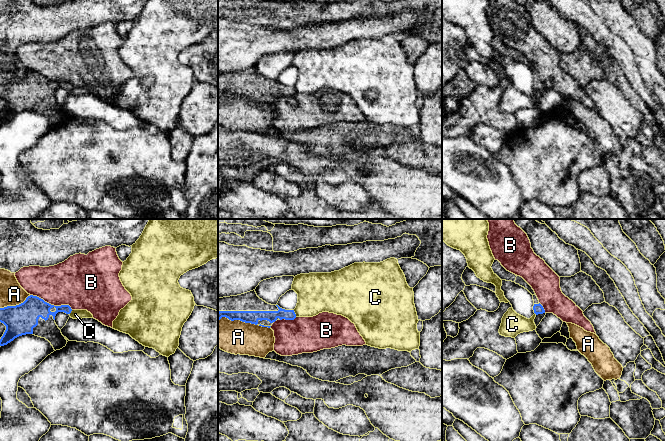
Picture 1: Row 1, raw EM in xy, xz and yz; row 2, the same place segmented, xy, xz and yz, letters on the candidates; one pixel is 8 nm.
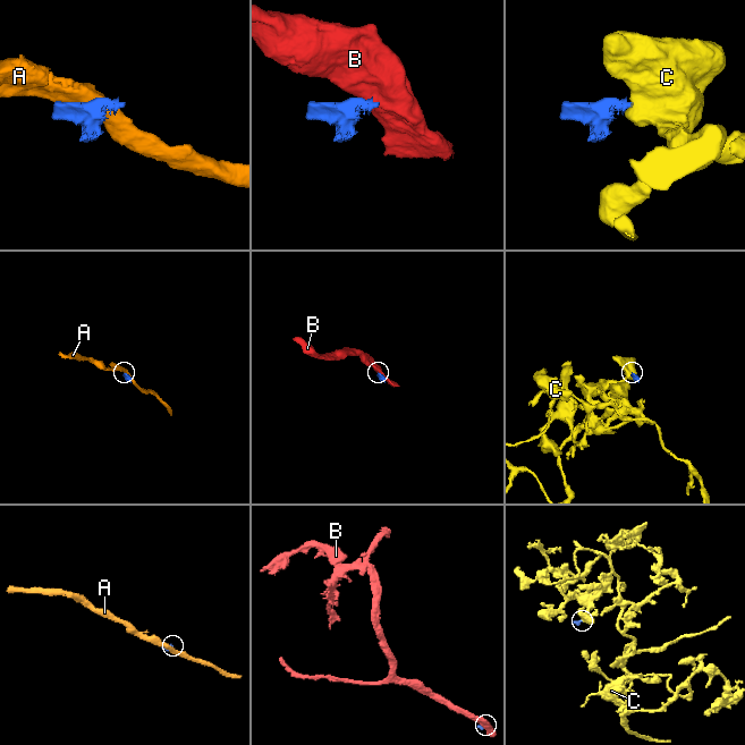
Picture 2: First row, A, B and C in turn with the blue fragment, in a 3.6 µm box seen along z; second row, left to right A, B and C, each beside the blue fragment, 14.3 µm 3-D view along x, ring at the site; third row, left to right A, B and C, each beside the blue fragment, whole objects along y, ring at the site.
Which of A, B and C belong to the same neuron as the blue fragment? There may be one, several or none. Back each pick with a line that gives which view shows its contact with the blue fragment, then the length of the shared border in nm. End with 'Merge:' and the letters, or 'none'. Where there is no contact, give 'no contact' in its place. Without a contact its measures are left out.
Merge: none

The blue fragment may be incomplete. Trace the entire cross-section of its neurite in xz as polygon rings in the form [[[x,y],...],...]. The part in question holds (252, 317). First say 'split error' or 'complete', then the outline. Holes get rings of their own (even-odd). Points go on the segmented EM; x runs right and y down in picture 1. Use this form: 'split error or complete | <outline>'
split error | [[[255,290],[230,297],[218,298],[218,321],[226,317],[270,328],[277,320],[294,320],[294,310],[285,310],[260,299]]]

